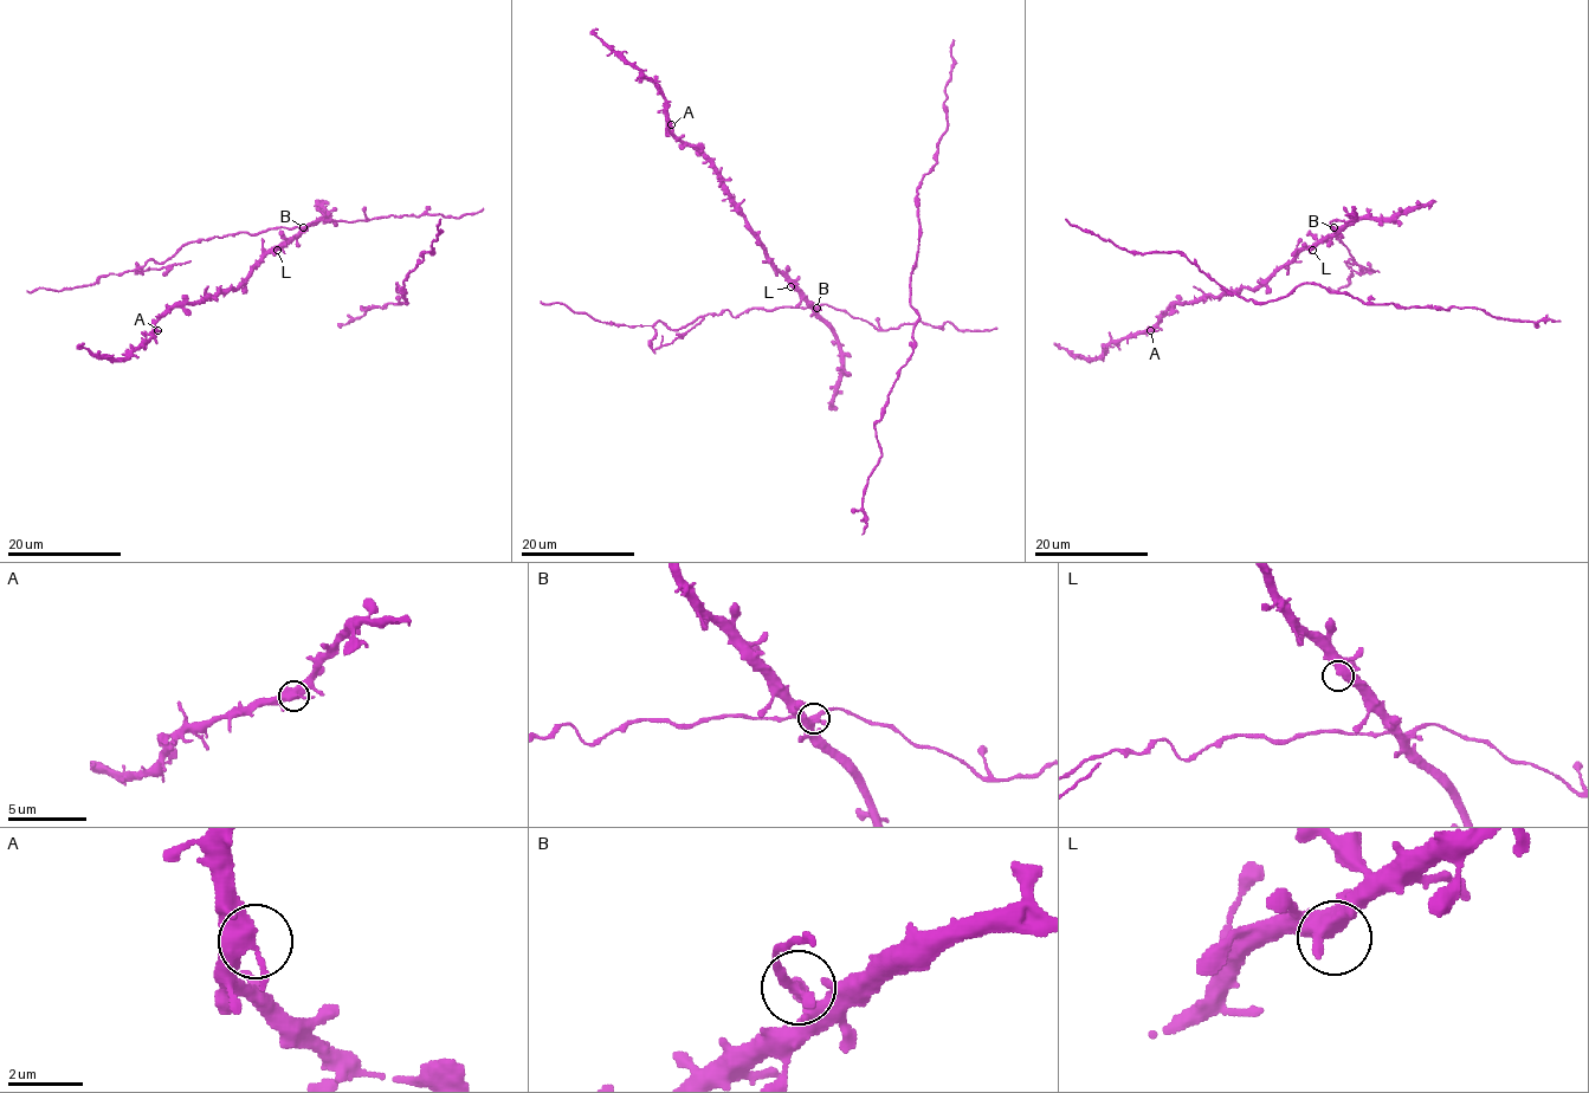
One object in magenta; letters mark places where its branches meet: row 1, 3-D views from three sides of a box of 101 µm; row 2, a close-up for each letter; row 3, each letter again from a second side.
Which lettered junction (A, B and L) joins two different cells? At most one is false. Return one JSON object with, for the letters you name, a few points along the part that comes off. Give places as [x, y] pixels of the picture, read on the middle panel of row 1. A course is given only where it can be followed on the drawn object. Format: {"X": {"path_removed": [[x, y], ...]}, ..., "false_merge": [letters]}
{"B": {"path_removed": [[815, 308], [751, 308], [734, 316], [724, 309], [669, 329], [660, 321], [608, 323], [540, 301]]}, "false_merge": ["B"]}

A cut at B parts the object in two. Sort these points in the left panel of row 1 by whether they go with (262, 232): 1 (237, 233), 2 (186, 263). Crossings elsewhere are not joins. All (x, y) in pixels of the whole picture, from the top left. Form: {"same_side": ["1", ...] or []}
{"same_side": ["1", "2"]}

